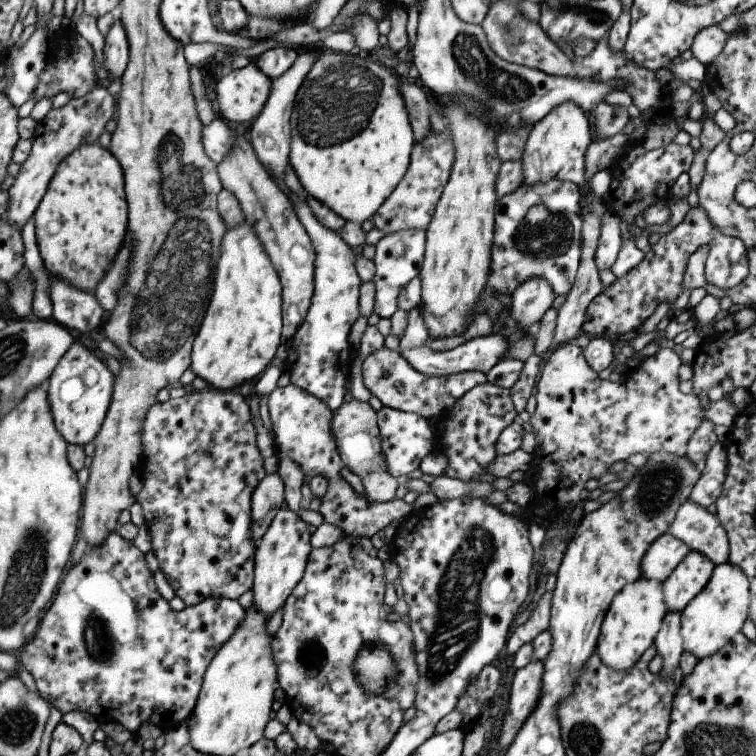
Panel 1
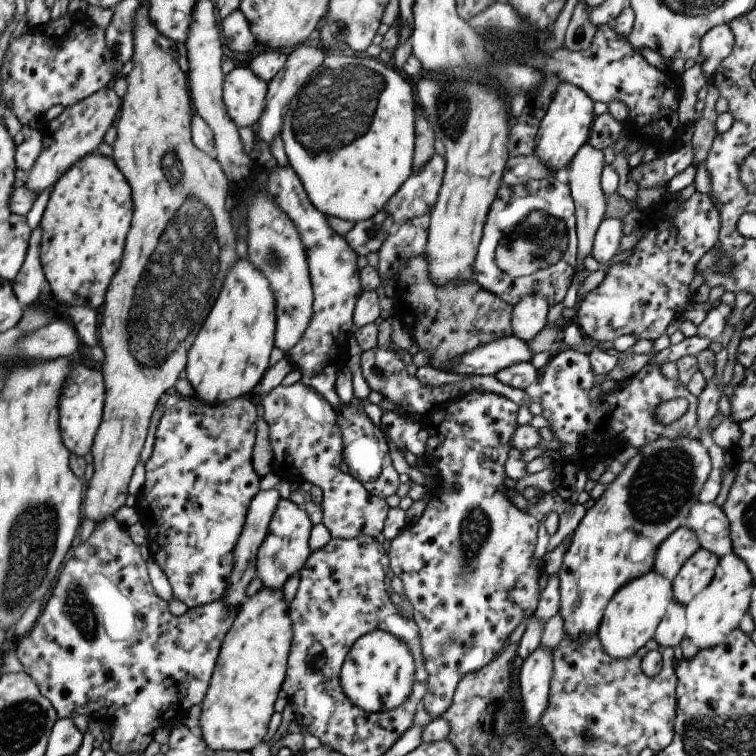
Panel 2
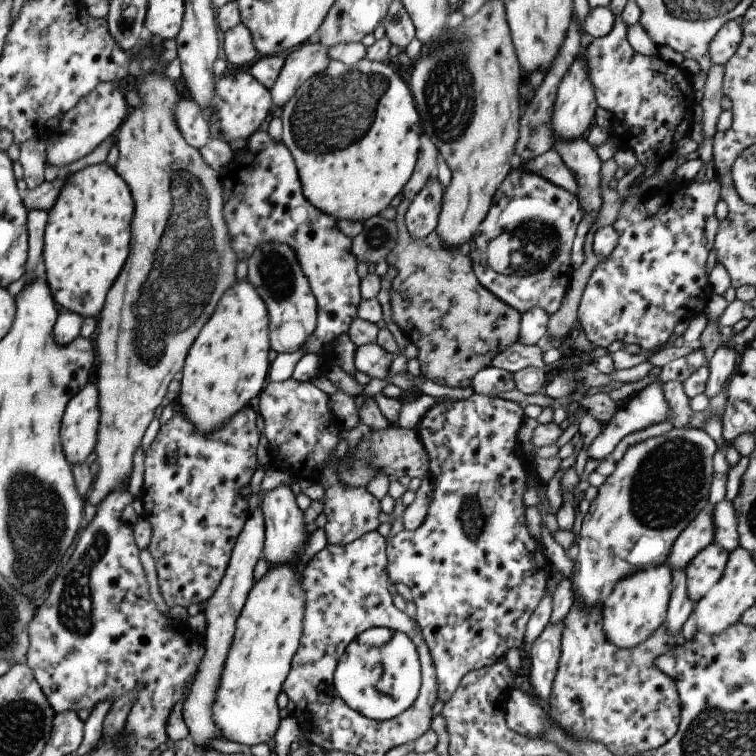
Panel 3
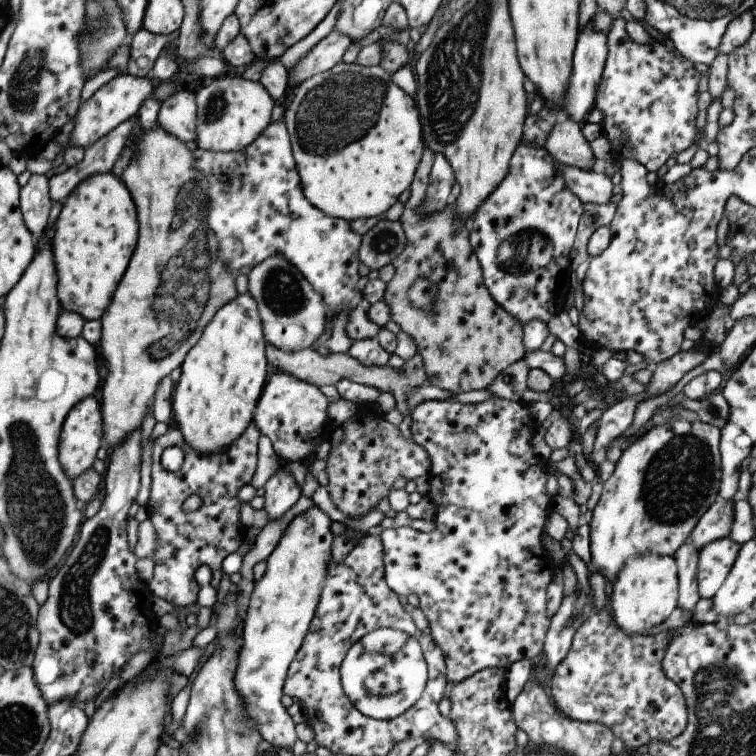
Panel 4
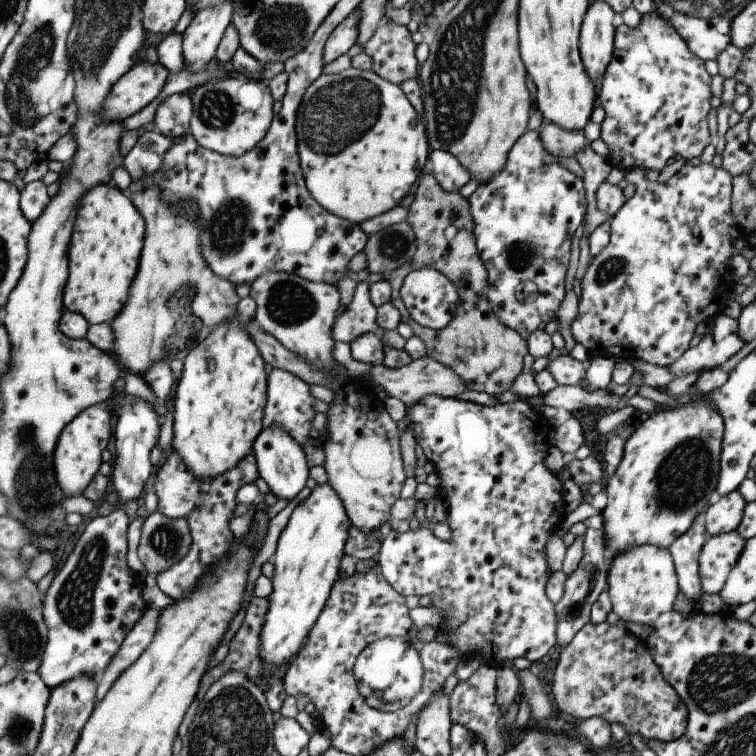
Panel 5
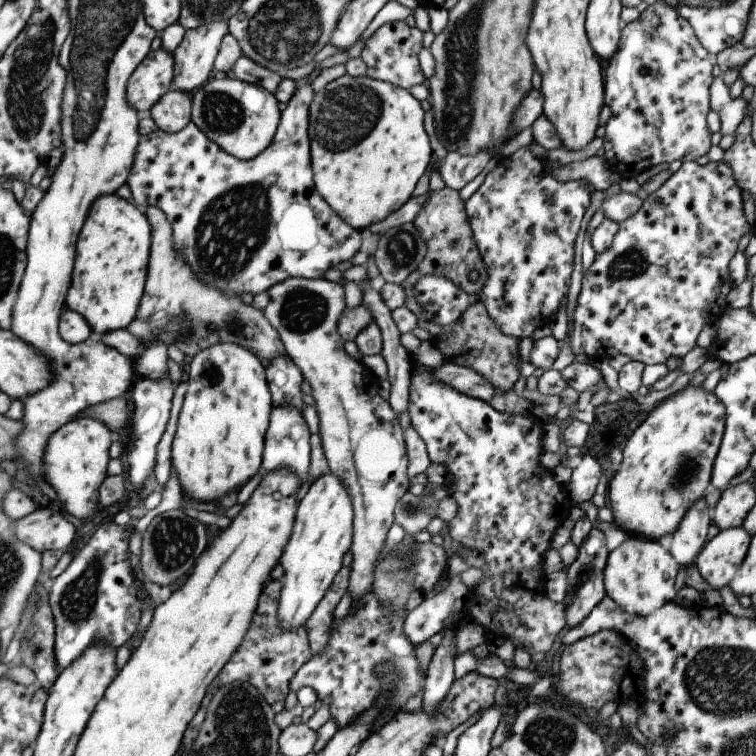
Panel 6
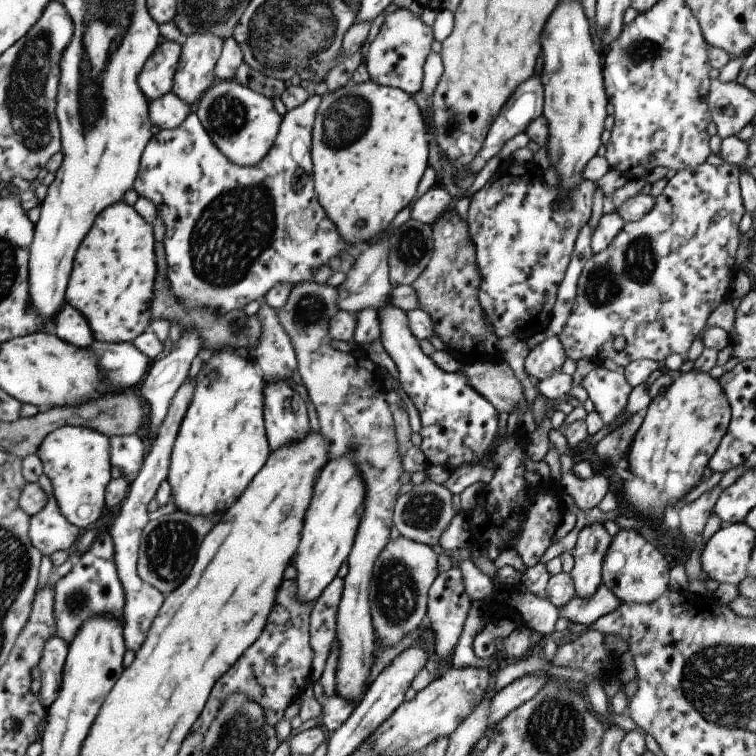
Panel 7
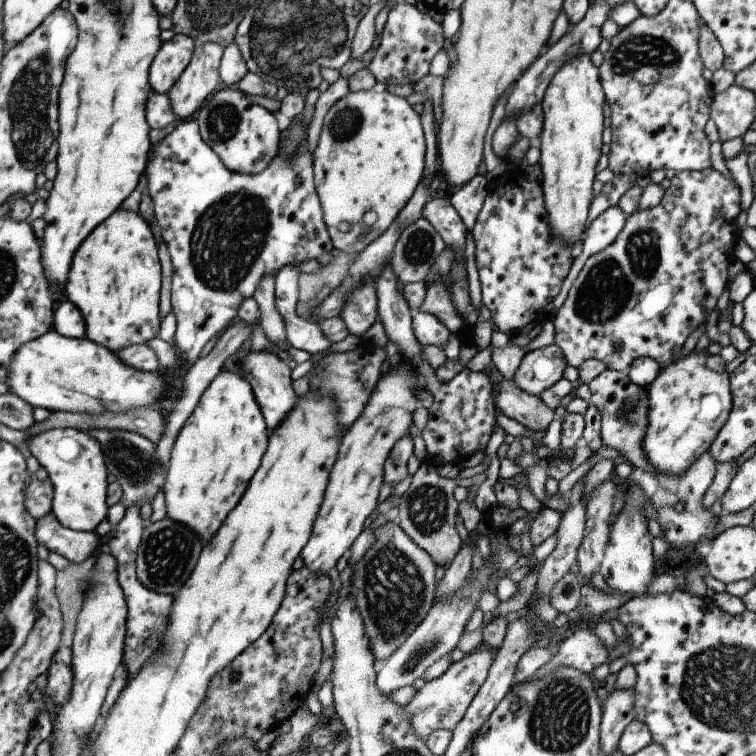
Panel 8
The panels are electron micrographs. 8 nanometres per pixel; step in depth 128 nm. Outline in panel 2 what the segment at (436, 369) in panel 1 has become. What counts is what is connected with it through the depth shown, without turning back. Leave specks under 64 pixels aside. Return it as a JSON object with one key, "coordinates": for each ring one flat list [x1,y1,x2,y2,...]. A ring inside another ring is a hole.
{"coordinates":[[513,336,498,338,484,345,478,346,476,349,462,354,457,361,454,361,447,369,441,369,449,373,459,373,465,375,494,375,497,371,503,370,508,366,517,363,530,362,532,359,532,352,529,350,527,343,522,341,519,337]]}

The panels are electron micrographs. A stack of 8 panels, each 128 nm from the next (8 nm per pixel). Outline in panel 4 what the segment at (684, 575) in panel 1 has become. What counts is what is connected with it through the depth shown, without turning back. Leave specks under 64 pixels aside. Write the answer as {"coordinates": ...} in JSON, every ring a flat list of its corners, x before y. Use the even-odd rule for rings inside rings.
{"coordinates":[[728,536,705,544,698,550,696,581,700,598,711,599,723,584,740,544]]}

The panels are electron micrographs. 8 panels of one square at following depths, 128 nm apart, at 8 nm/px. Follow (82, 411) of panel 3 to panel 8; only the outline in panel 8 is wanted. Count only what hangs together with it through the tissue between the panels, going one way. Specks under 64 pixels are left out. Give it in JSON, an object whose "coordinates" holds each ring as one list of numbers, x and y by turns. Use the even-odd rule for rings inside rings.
{"coordinates":[[59,427,31,435,26,440,26,445,30,455,35,458,38,465,44,468,48,474,53,491,50,512,57,519,57,522,66,529,95,532,97,524,106,518,108,509,106,503,108,483,105,479,108,472,98,442,91,438,87,432,75,430,74,428]]}

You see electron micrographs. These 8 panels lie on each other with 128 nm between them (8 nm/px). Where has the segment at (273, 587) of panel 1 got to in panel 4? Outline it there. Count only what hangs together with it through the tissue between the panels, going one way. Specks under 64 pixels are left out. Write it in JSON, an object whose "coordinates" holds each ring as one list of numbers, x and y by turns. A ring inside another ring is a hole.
{"coordinates":[[279,461,279,468,269,476,264,484,264,495,257,501,267,513,269,520,279,518,297,502,301,489,297,487,293,476,285,471,287,462]]}

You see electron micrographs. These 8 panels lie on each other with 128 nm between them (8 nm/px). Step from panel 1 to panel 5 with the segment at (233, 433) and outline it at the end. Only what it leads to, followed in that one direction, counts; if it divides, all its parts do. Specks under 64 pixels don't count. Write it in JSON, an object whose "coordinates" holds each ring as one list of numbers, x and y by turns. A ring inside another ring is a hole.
{"coordinates":[[174,451,167,459,162,458,151,476,148,489,157,497,157,511,169,518,185,518,192,538,190,551,185,558,155,576,156,584,165,596,179,600,181,596,189,594,195,588,195,580,199,576,204,575,209,567,226,559,228,548,234,540,228,524,233,518,233,508,237,503,235,492,241,486,253,483,257,477,256,460,252,452,245,455,232,469,211,480,195,478,184,468]]}

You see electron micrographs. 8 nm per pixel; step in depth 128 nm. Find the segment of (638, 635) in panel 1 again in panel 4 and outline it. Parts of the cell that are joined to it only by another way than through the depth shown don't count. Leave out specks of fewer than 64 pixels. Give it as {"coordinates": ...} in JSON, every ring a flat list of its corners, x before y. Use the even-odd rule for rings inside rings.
{"coordinates":[[634,554,625,559,624,565,617,571,608,591,611,616,614,623,628,635,646,634,647,630,662,624,676,607,677,581,676,566,671,555]]}

